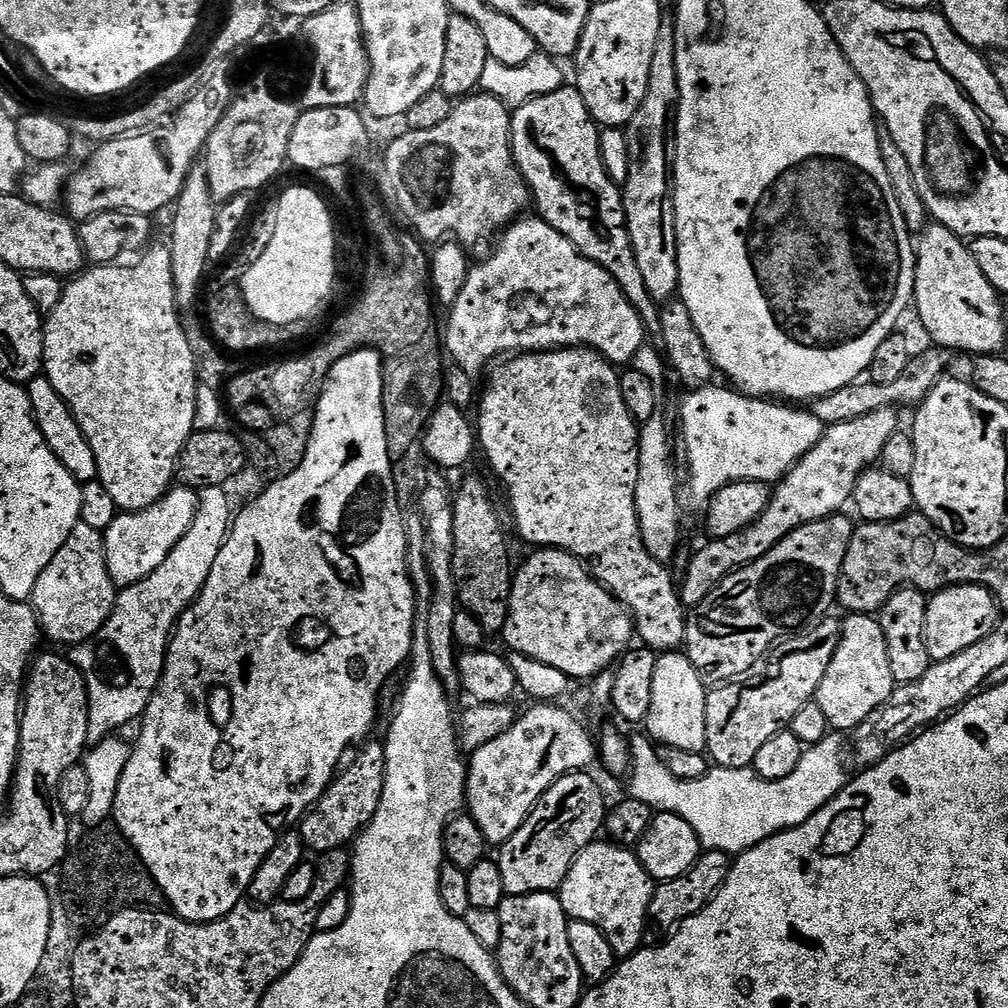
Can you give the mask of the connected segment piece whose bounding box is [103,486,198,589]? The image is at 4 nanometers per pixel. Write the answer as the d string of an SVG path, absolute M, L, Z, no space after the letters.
M173 486L166 495L154 506L141 512L120 512L114 522L104 531L104 557L112 583L117 589L128 588L131 584L142 582L182 542L182 534L190 530L190 522L194 522L198 496L193 489L183 486Z

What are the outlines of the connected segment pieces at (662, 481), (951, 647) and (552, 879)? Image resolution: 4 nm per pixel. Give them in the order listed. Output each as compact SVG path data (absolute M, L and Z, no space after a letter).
M663 415L643 421L639 429L638 486L636 513L646 550L659 564L673 563L680 544L680 492L676 489L676 468L672 465L672 448L668 445L668 428Z
M959 584L935 593L929 599L926 610L926 650L930 658L933 662L954 658L954 654L966 650L966 646L982 642L982 638L994 630L997 619L996 600L982 586Z
M571 772L558 778L532 807L532 813L520 829L505 844L499 845L498 863L507 895L556 892L577 854L601 835L606 815L604 792L596 785L595 778L588 775L592 774Z

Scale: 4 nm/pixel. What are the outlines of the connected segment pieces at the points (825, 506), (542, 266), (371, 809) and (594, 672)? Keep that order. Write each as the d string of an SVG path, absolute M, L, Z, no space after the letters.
M895 407L883 408L850 422L827 425L819 442L772 488L766 510L762 510L753 524L738 530L738 534L730 534L730 538L709 539L705 548L692 552L692 560L678 588L685 609L696 608L732 572L770 554L796 528L837 515L843 509L840 507L851 501L854 486L865 468L880 460L886 442L897 432L896 412Z
M539 218L515 221L504 229L499 240L500 245L493 250L492 256L469 267L458 298L447 309L448 329L442 332L442 340L455 365L478 376L498 354L550 352L558 348L591 348L614 366L631 365L640 347L646 343L644 323L611 274L590 262L590 258L582 255L565 236Z
M365 743L359 749L361 752L356 757L355 755L351 757L352 765L348 769L345 767L333 779L332 785L324 791L323 798L312 805L300 821L298 835L304 841L305 849L309 853L319 854L339 848L348 848L368 827L374 814L378 814L378 802L382 802L384 793L386 754L383 743L372 743Z
M537 547L533 552L536 553L521 568L519 565L515 569L502 639L509 644L512 652L531 660L546 662L546 666L562 670L562 674L573 681L587 681L599 676L601 672L609 671L633 643L632 615L608 589L596 581L584 561L577 556L563 552L560 548Z

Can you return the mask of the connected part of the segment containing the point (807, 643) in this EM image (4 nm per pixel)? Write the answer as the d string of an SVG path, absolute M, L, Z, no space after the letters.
M829 614L823 620L817 620L807 630L785 639L772 649L766 663L751 678L743 682L722 684L709 691L706 702L706 752L715 767L751 768L754 754L758 754L759 748L769 738L774 738L774 734L785 731L794 716L815 697L818 686L830 666L830 658L834 658L834 650L840 641L841 621L835 620L834 617L835 615Z

